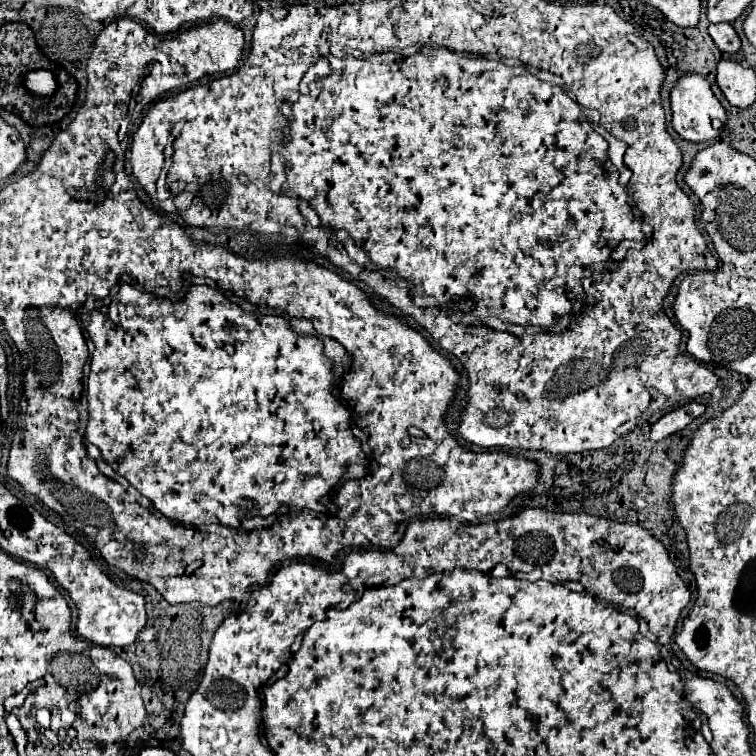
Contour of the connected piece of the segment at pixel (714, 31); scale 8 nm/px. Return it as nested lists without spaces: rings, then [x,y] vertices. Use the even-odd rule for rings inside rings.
[[[709,24],[707,32],[721,52],[735,54],[741,46],[741,40],[739,40],[739,36],[731,24]]]

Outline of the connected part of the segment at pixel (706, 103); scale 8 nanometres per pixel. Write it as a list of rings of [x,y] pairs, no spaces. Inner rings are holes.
[[[687,74],[677,82],[677,86],[671,90],[671,110],[673,110],[671,126],[687,142],[711,142],[719,138],[727,124],[725,108],[711,92],[709,82],[699,74]]]

